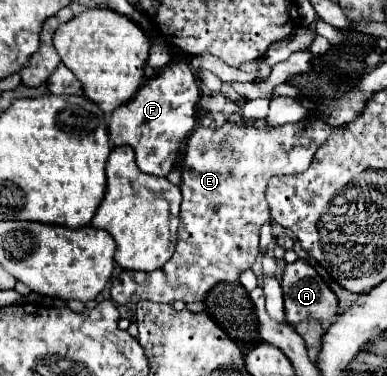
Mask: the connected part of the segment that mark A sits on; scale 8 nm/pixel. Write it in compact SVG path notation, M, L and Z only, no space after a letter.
M300 259L286 265L280 283L284 293L284 313L290 325L296 325L306 317L334 321L338 309L336 295L328 289L312 265Z

